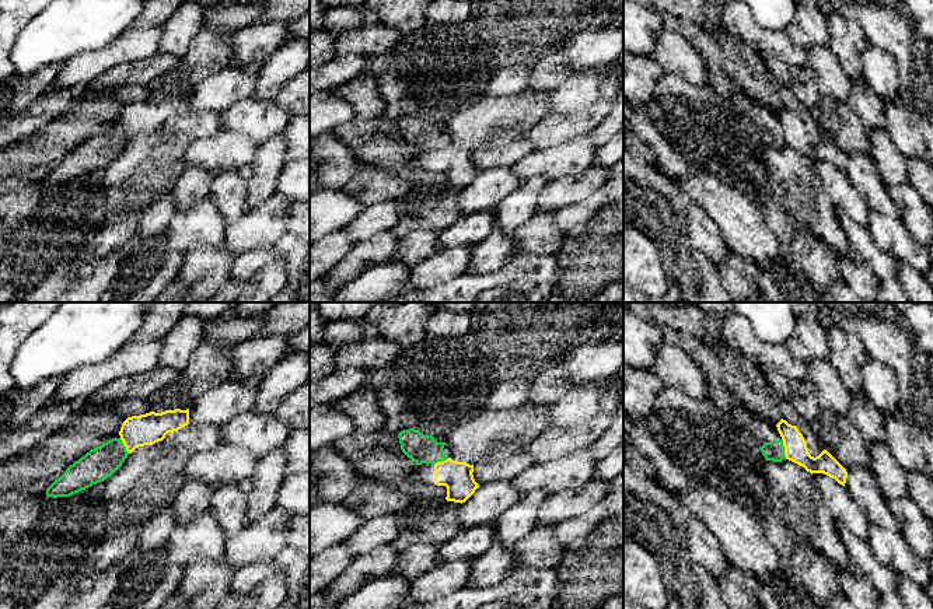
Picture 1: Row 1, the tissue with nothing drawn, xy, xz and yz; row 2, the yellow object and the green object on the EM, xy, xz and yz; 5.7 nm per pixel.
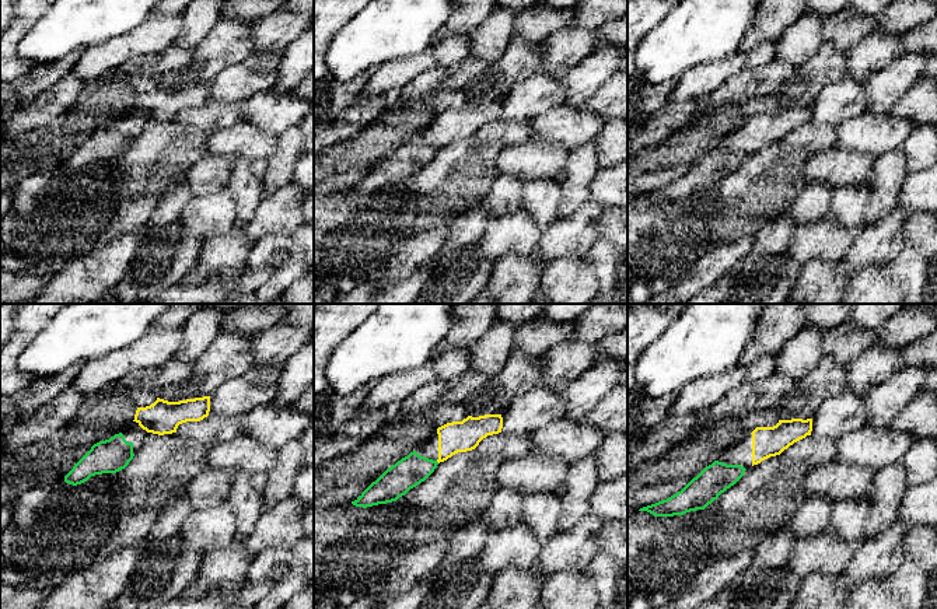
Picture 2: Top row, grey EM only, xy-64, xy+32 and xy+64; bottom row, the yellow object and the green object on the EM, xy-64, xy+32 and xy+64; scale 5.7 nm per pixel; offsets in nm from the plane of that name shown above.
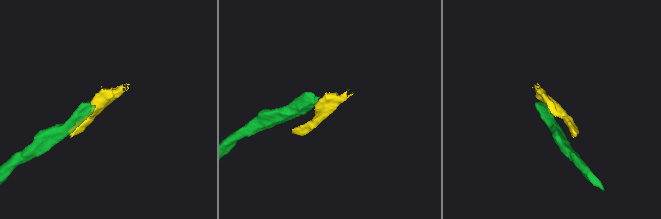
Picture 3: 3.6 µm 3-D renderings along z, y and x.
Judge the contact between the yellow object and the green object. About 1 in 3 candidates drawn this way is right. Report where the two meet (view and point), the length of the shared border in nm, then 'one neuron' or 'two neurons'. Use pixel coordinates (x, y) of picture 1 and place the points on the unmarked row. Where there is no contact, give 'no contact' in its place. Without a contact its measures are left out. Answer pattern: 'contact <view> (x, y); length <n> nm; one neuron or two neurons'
contact yz (785, 135); length 120 nm; two neurons

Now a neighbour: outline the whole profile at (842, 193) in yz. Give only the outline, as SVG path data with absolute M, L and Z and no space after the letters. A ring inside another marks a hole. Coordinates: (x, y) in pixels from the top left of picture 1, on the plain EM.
M813 160L813 162L834 206L845 211L860 225L866 225L870 207L845 172L824 160Z

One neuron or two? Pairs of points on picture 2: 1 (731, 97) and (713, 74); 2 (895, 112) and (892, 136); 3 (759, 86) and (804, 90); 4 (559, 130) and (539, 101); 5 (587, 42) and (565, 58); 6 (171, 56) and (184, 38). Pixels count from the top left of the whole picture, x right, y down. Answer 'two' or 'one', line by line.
1: two
2: two
3: two
4: two
5: one
6: two

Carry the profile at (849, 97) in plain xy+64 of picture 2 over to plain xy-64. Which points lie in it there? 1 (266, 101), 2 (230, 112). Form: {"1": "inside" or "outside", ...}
{"1": "outside", "2": "outside"}

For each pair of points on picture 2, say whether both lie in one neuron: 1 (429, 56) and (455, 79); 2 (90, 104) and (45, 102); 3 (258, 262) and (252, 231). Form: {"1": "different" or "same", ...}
{"1": "different", "2": "different", "3": "different"}

